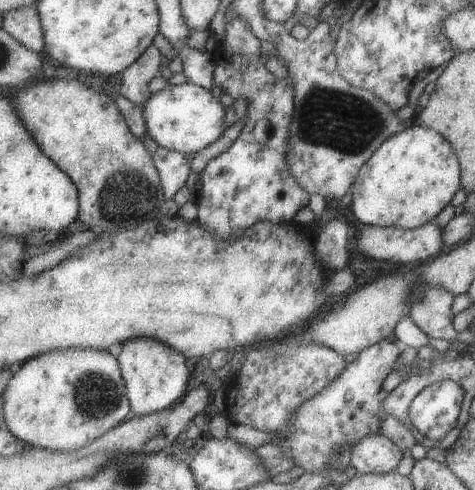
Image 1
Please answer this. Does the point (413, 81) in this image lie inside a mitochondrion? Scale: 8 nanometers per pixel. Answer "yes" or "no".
no

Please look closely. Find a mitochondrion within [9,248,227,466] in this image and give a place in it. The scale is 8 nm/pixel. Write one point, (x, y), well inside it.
(95, 395)

